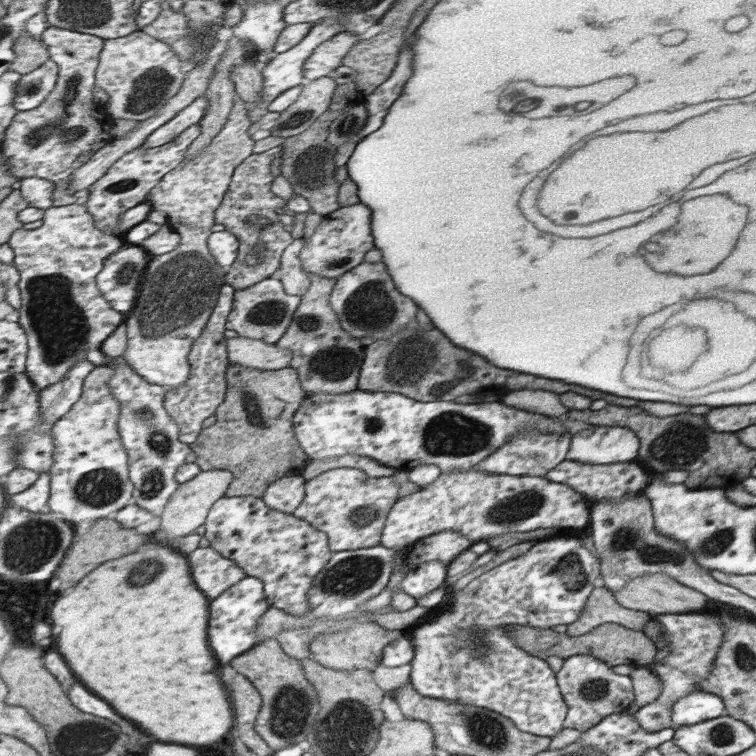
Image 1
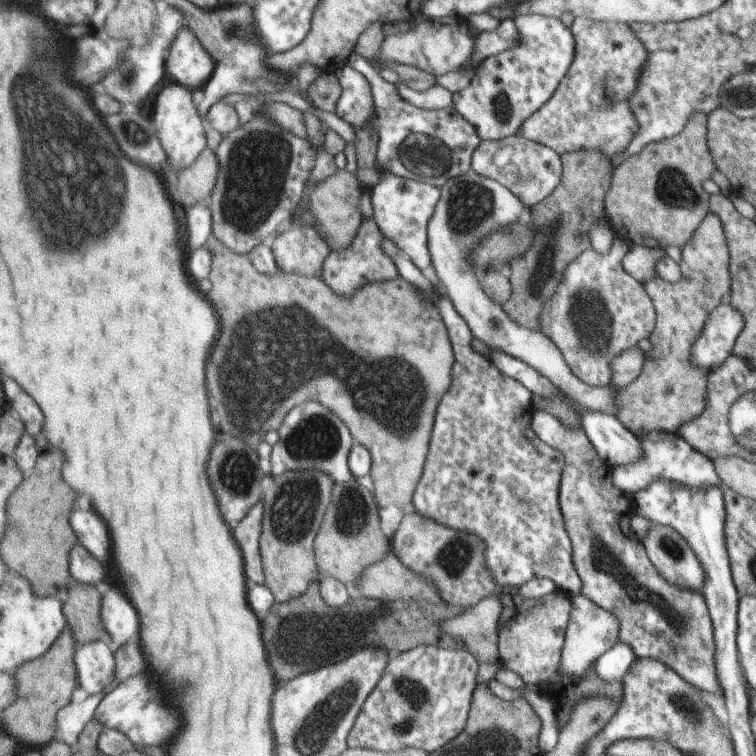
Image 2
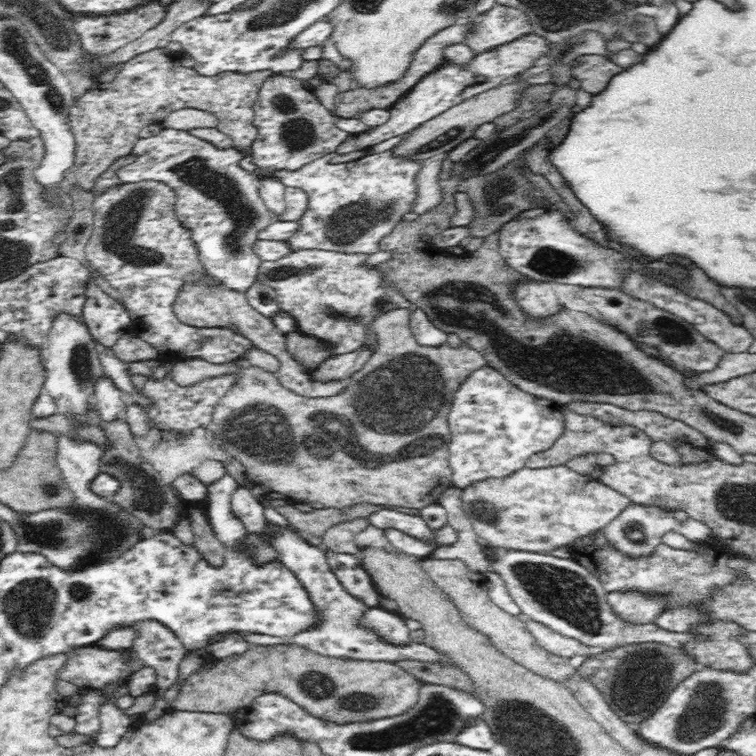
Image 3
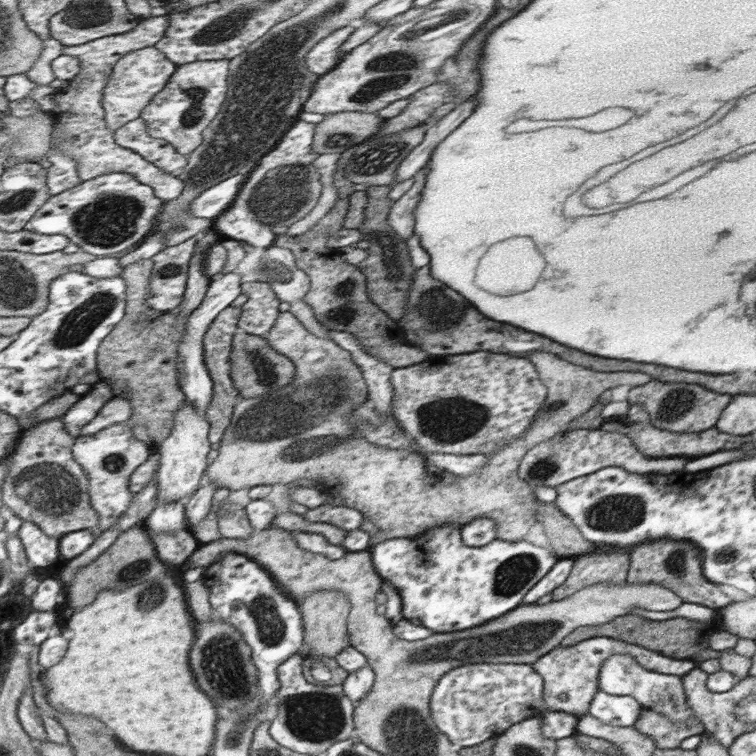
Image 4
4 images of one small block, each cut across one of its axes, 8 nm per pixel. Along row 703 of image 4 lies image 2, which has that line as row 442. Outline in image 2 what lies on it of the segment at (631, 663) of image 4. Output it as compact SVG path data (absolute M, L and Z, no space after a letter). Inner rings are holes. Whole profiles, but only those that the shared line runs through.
M647 432L647 434L633 434L639 440L639 446L643 450L641 458L635 462L629 462L625 466L611 466L611 476L615 488L625 492L627 496L633 496L641 490L647 490L653 482L669 482L669 484L685 484L695 488L709 488L719 486L721 478L715 472L713 460L707 460L701 452L693 450L677 432Z

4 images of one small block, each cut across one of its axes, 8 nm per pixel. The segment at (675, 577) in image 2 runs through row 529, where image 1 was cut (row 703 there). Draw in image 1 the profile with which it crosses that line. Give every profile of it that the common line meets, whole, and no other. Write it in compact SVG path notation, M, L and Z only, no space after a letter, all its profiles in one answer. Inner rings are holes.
M693 612L693 614L679 614L679 616L653 616L663 624L663 630L667 632L667 640L671 640L671 654L661 662L661 664L649 664L647 668L653 670L653 674L663 682L663 692L659 694L659 698L647 706L643 706L641 710L637 710L633 714L633 720L637 722L637 726L641 726L645 732L655 734L661 730L667 730L673 726L671 722L671 708L673 704L693 692L699 690L697 680L707 676L713 668L713 660L719 652L719 646L723 642L723 626L717 618L713 618L711 614L705 612Z

